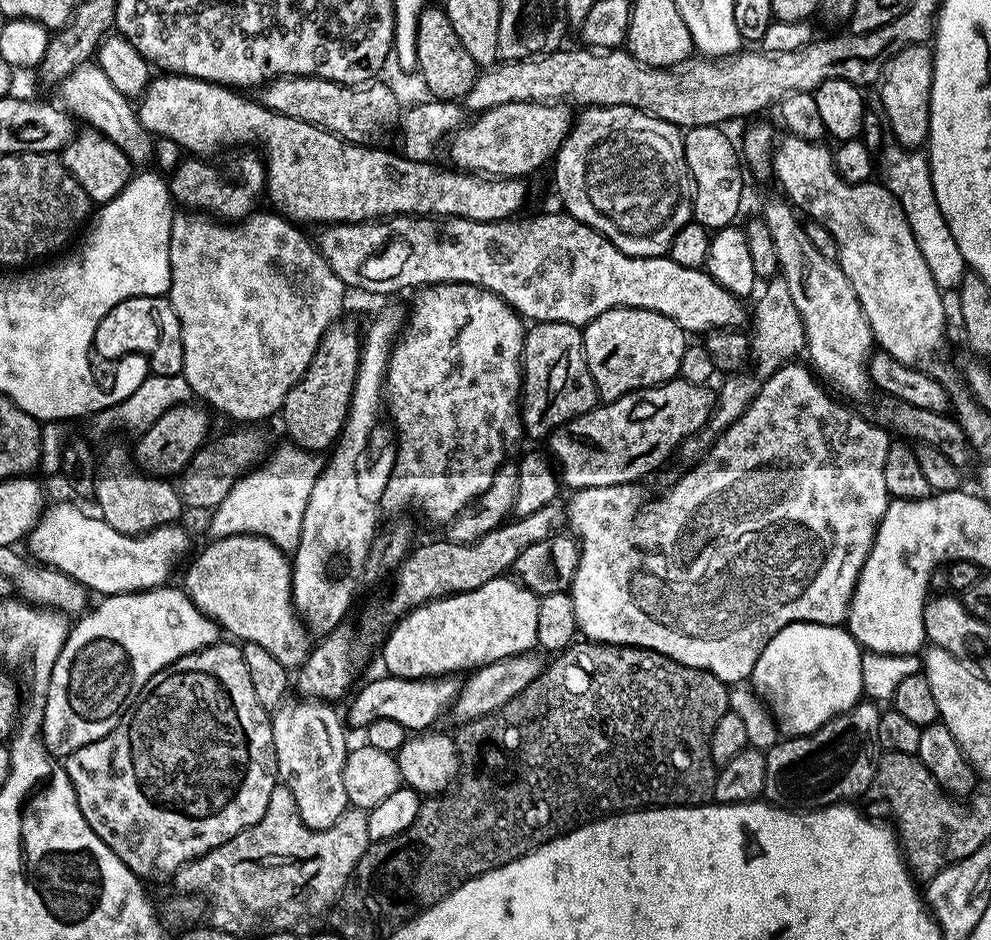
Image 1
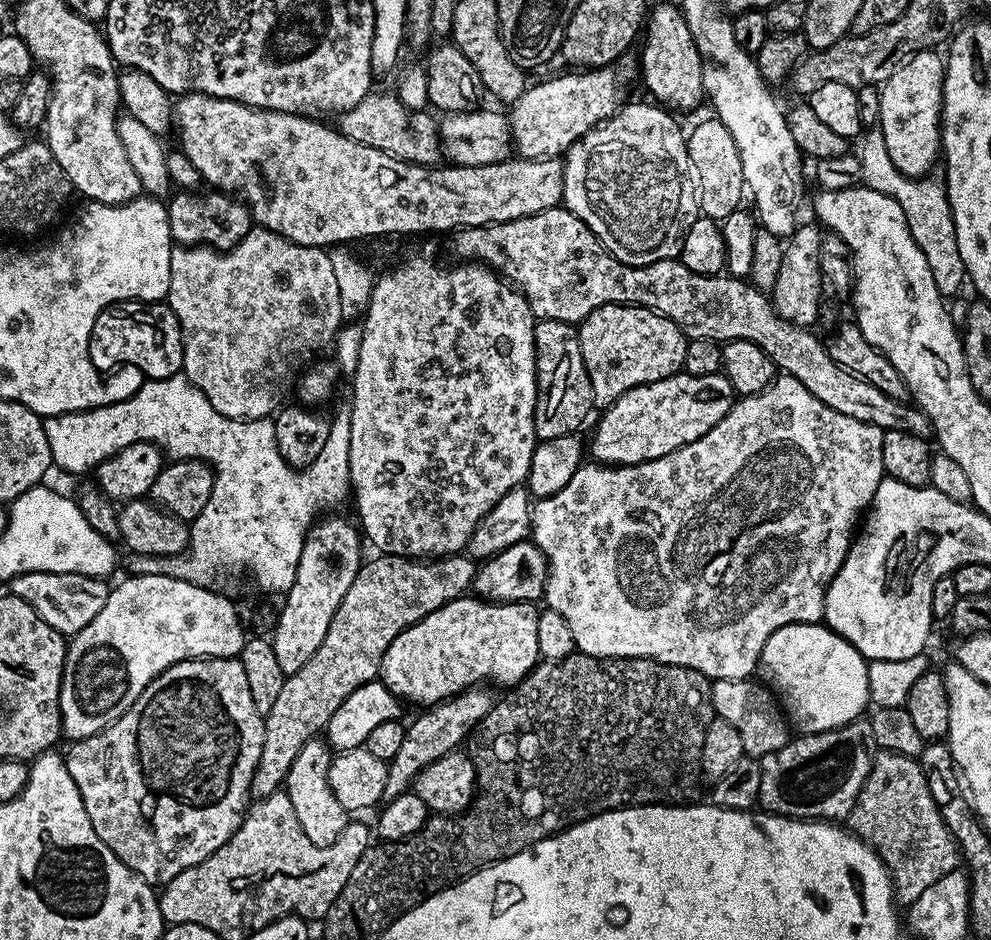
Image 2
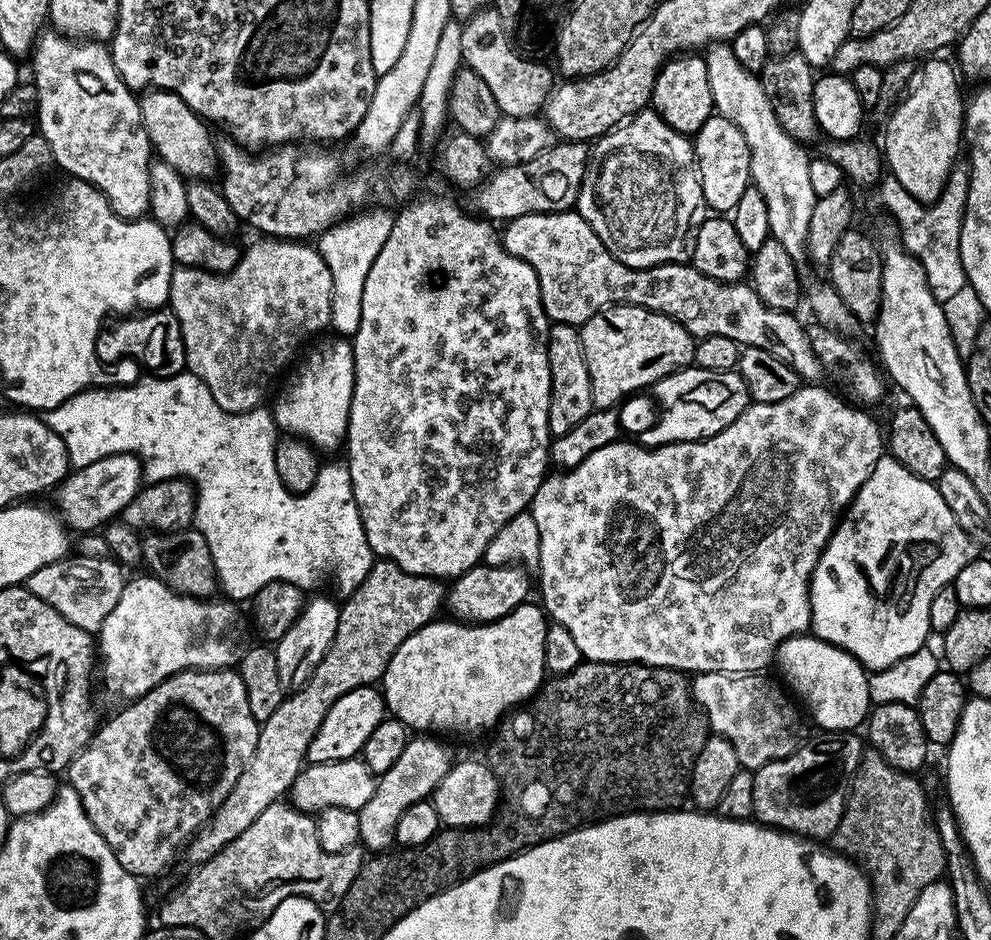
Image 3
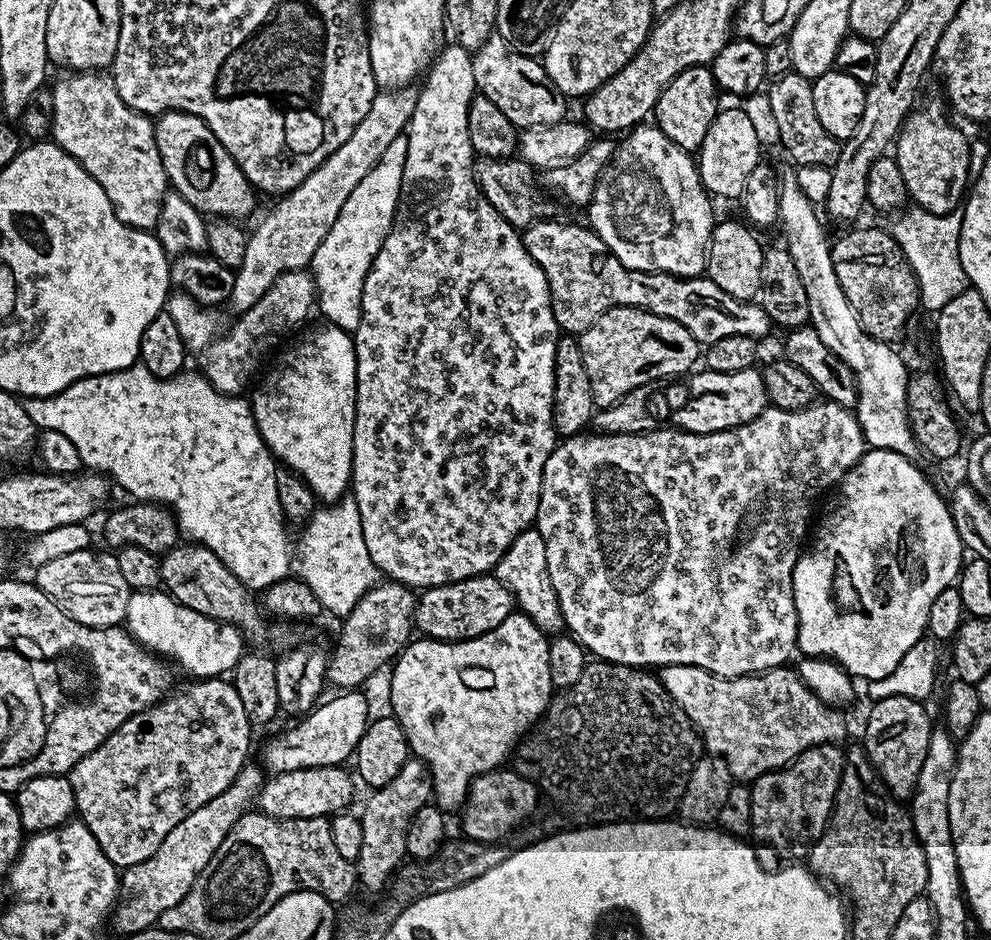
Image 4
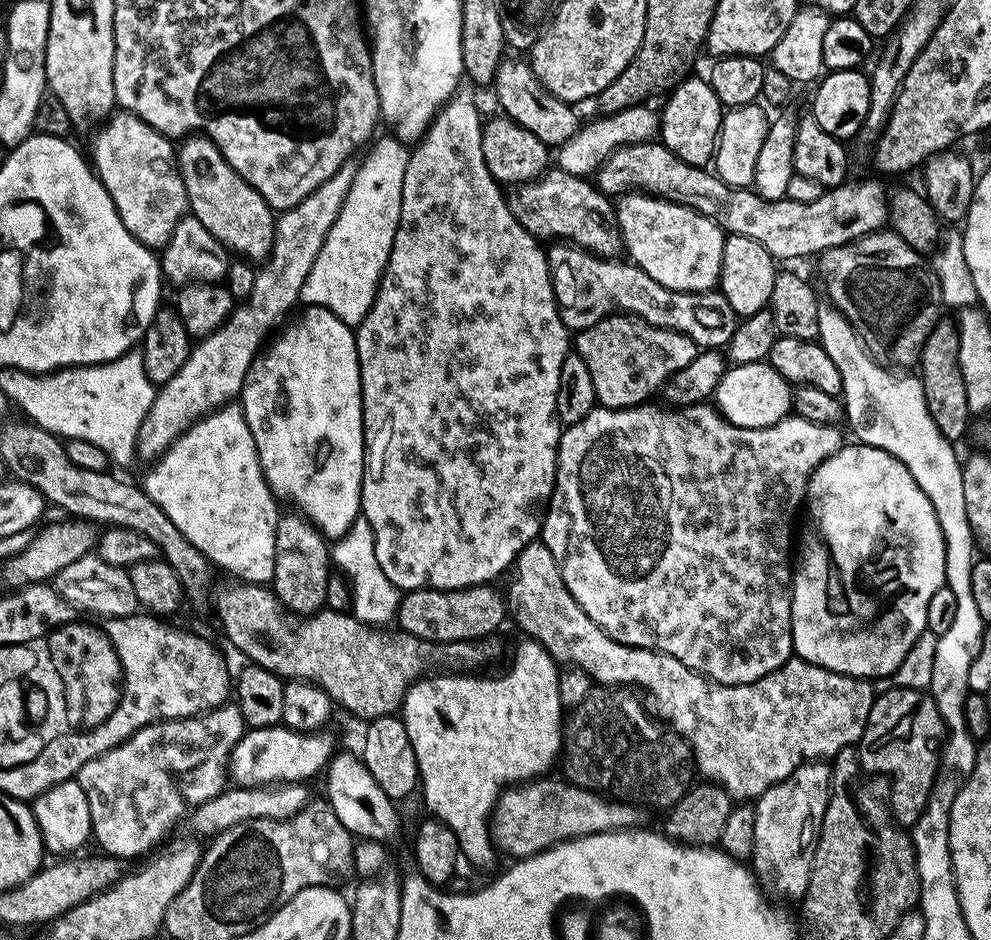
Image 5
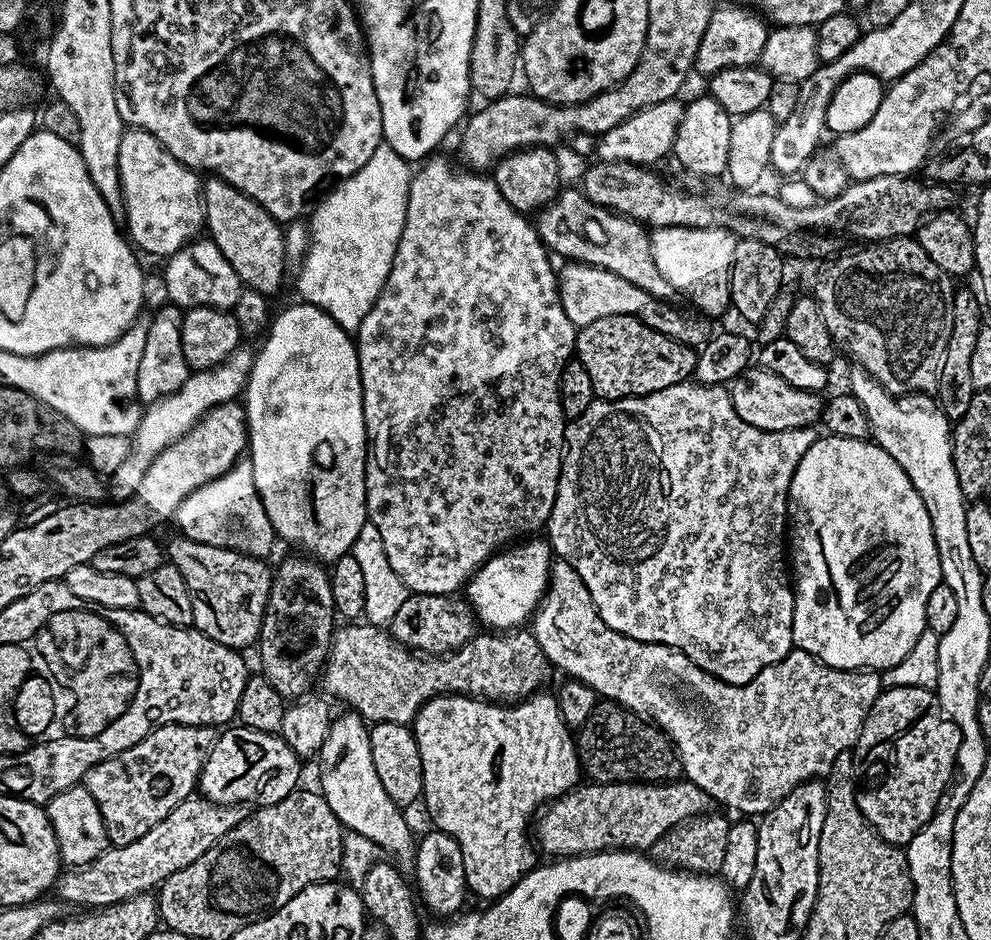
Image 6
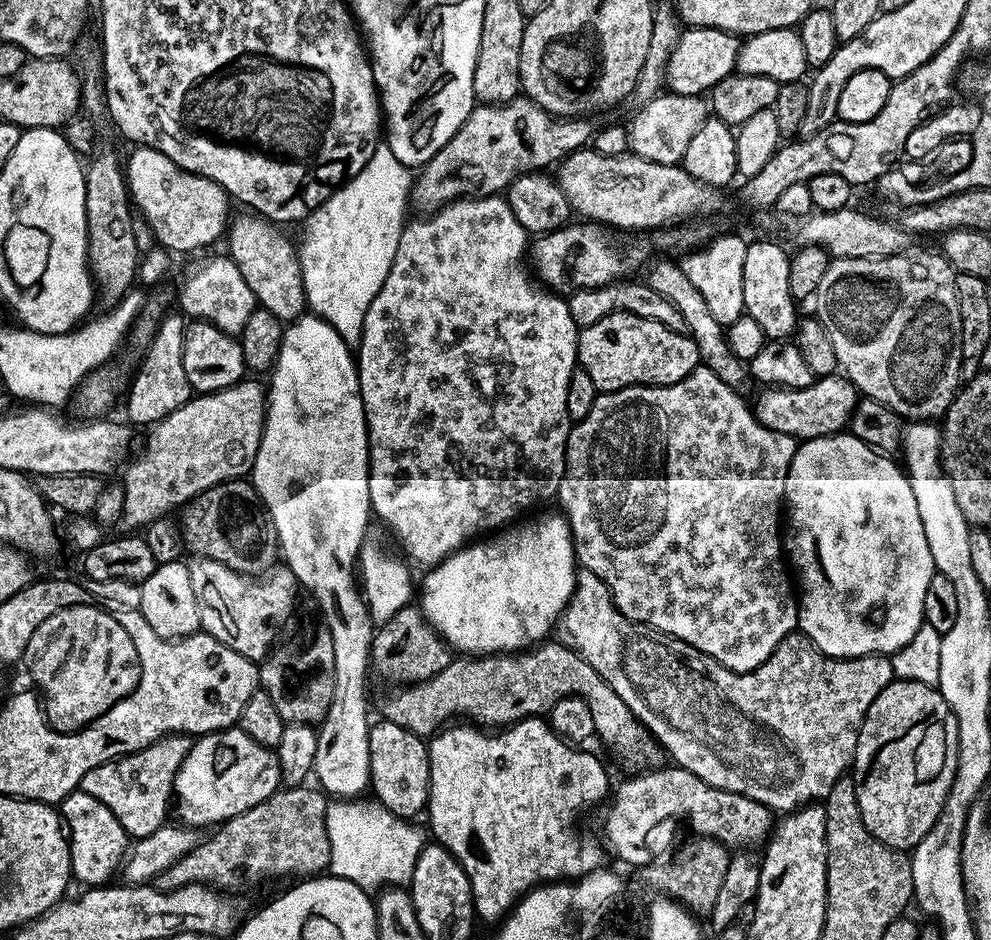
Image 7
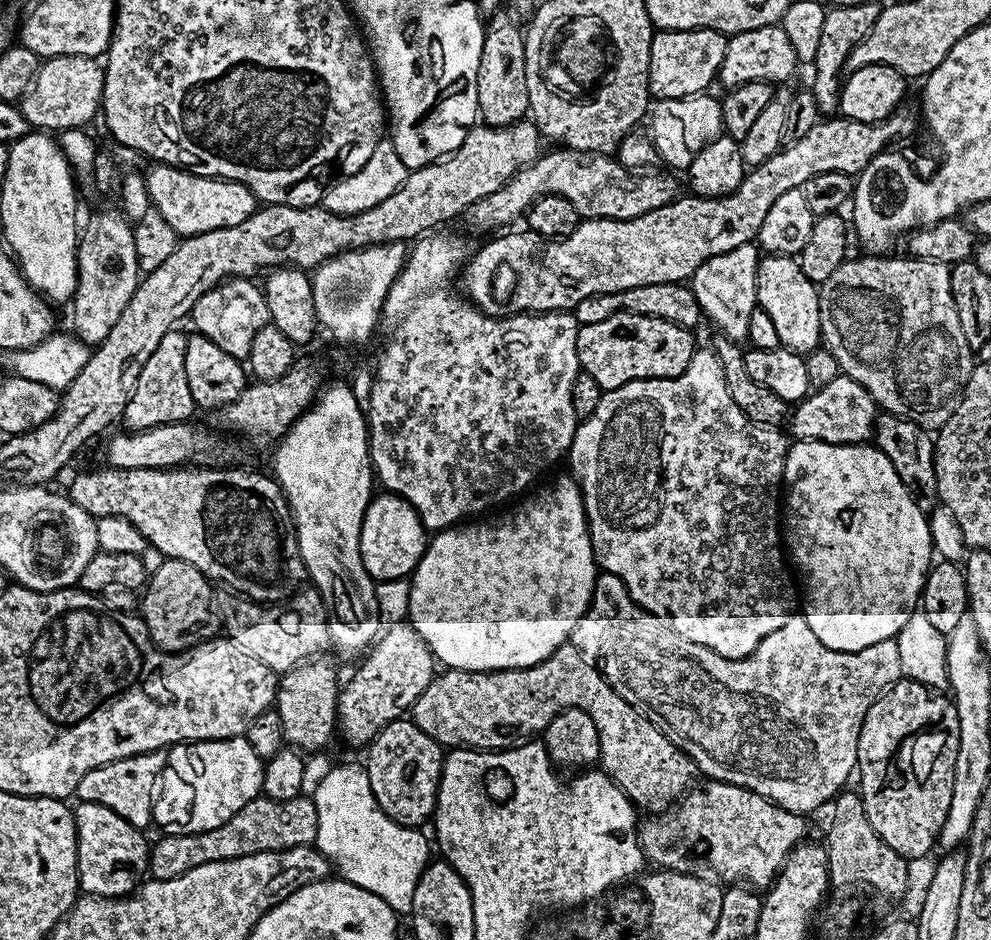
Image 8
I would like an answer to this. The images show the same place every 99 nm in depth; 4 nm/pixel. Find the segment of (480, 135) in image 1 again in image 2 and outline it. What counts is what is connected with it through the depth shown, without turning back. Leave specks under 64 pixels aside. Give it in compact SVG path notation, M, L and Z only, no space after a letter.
M625 54L611 66L591 70L572 70L569 76L552 76L541 84L525 87L524 92L510 105L512 142L515 151L525 160L551 160L567 153L578 138L582 138L591 128L612 119L629 99L628 87L638 76L638 60L635 55Z

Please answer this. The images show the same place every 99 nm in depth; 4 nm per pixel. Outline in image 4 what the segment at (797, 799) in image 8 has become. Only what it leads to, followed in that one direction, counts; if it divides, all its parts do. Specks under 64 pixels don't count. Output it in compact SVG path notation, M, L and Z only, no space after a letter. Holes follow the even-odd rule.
M534 526L527 528L514 540L494 569L496 579L512 591L515 607L534 622L545 634L556 634L565 627L564 615L560 613L558 594L550 582L550 570L546 566L546 542ZM665 664L658 675L662 686L674 698L674 702L690 718L700 733L705 749L713 756L720 756L726 762L733 781L751 782L762 774L776 772L792 763L815 744L836 744L848 732L848 724L839 716L835 707L826 705L800 680L791 667L772 668L754 676L715 676L713 672L698 666Z

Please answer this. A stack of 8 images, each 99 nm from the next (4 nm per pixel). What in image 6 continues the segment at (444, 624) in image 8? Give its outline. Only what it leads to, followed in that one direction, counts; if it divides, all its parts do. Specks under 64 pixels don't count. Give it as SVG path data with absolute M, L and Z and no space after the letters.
M528 538L515 546L508 546L503 550L497 551L495 556L490 557L468 579L466 585L466 593L468 592L466 600L477 621L492 630L516 630L521 626L527 625L531 621L536 609L539 608L540 601L544 599L545 592L548 591L548 576L552 573L553 563L554 553L552 545L544 538Z

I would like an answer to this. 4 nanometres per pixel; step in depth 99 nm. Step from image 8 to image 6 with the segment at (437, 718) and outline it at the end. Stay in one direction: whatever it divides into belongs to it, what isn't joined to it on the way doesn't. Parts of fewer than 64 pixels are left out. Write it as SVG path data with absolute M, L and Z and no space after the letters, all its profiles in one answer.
M361 622L333 631L322 688L324 684L323 691L329 697L337 696L342 703L349 704L349 709L366 722L411 725L418 710L435 696L471 696L507 706L537 695L553 672L530 630L484 630L457 652L433 658L413 654L393 638L391 631Z

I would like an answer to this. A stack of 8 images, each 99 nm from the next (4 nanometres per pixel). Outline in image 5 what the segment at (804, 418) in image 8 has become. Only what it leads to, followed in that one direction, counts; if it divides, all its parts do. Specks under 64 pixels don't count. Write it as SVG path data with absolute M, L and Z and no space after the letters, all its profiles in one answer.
M765 361L732 364L717 384L714 407L724 419L739 428L765 428L774 426L793 411L794 388L774 366Z

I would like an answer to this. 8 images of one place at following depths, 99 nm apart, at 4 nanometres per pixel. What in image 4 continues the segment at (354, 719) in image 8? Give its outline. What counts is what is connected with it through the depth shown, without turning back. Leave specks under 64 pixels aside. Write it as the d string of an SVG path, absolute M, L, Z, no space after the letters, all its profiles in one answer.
M495 575L472 576L453 584L425 588L416 601L414 624L430 640L469 640L494 630L514 611L512 591Z

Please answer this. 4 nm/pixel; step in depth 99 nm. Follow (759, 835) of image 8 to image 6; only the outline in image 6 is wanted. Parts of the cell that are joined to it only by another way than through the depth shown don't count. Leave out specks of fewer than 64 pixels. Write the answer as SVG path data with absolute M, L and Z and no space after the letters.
M687 778L659 784L584 782L551 801L539 813L534 824L534 840L539 851L549 852L552 858L613 850L651 850L674 826L705 815L713 804L712 797Z

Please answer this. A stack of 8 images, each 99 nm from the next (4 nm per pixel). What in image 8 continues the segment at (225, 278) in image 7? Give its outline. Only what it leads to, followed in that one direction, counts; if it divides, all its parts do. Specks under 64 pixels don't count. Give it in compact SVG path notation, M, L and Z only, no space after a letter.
M233 278L215 284L198 298L198 302L194 302L191 320L199 335L210 338L210 342L215 342L235 360L247 361L255 334L270 324L263 287L252 278Z

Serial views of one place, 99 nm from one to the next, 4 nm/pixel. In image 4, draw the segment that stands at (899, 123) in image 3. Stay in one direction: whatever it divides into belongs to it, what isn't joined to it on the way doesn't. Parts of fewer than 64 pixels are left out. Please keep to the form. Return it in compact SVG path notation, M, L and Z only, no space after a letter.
M932 100L925 108L920 106L909 112L900 135L896 137L894 155L911 203L930 214L948 215L961 207L969 191L971 146L963 130L948 121L949 109L945 101L940 100Z

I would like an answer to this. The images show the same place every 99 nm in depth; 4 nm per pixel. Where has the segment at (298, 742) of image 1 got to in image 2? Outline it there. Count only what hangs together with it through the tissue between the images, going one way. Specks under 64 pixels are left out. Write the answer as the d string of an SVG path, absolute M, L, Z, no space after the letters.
M313 738L298 750L298 758L288 771L283 787L290 798L290 806L294 806L294 814L298 814L298 826L306 833L306 838L314 842L314 846L330 846L338 842L338 838L350 823L350 813L334 798L334 790L330 788L328 771L334 752L323 739Z

